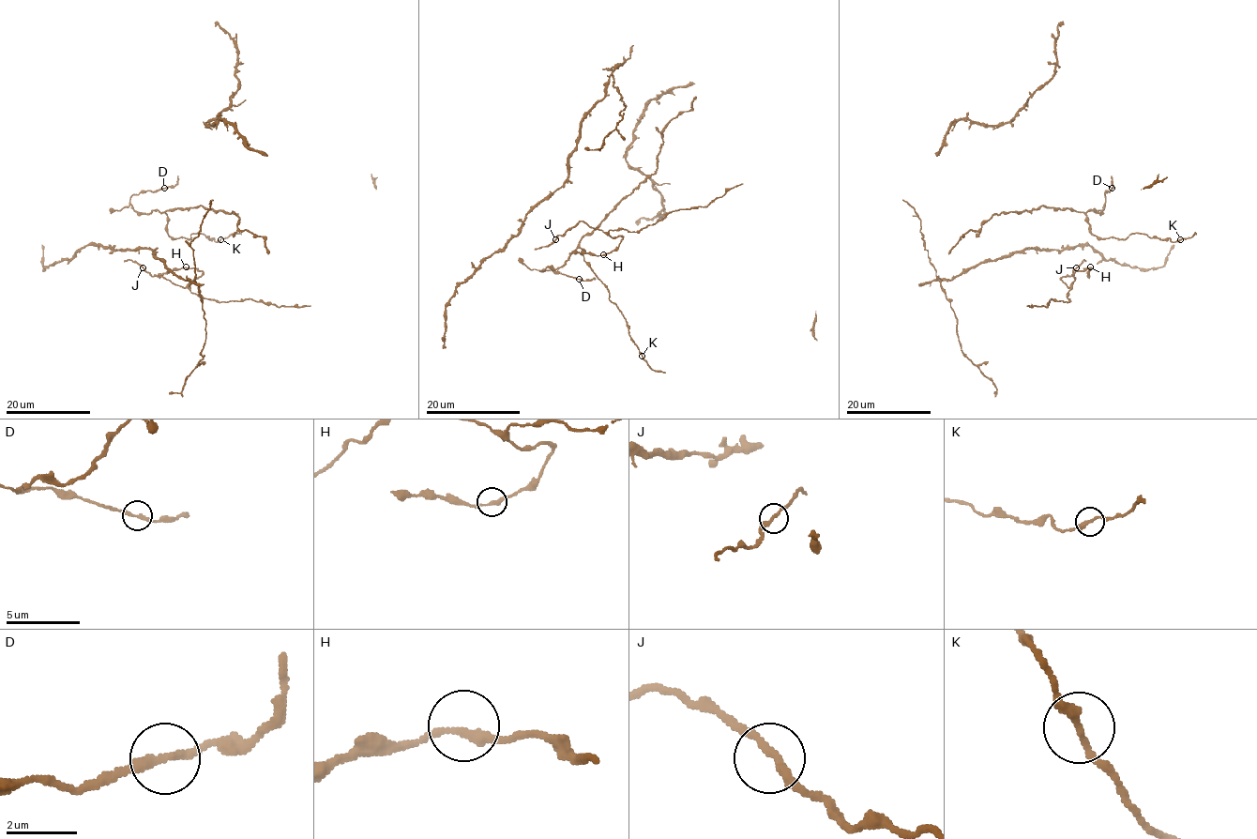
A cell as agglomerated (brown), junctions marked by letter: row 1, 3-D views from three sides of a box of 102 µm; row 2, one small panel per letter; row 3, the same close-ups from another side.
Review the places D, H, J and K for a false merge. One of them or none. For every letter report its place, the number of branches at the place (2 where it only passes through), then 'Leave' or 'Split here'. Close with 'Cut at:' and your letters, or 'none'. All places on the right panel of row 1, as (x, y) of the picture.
D: Place: (1112, 188). Branches: 2. Leave
H: Place: (1090, 266). Branches: 2. Leave
J: Place: (1076, 267). Branches: 2. Leave
K: Place: (1180, 239). Branches: 2. Leave
Cut at: none

